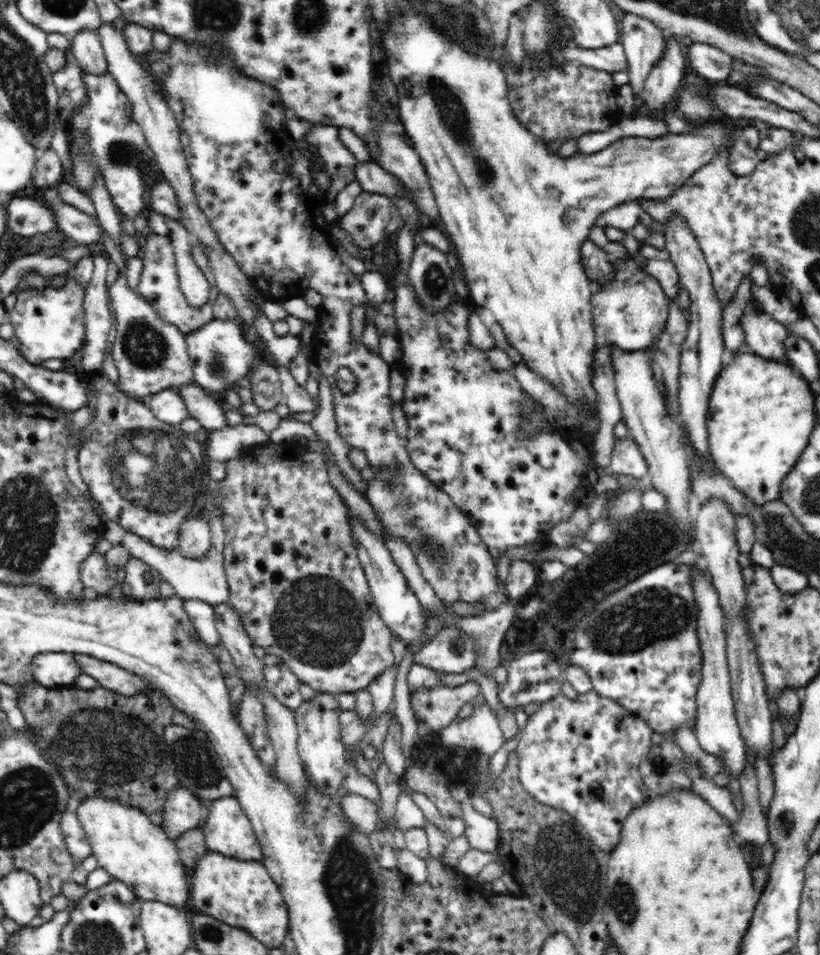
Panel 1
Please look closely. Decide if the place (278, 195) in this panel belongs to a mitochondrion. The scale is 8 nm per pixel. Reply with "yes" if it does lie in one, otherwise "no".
no

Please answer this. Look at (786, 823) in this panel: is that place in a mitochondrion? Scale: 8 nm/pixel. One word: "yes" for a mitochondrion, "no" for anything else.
yes

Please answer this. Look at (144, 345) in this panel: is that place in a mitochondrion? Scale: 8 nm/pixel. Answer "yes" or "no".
yes

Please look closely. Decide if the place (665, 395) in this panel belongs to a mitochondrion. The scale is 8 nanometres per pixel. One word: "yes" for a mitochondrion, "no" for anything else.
no

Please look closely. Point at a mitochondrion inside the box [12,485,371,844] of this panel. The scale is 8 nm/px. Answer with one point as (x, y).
(96, 748)

